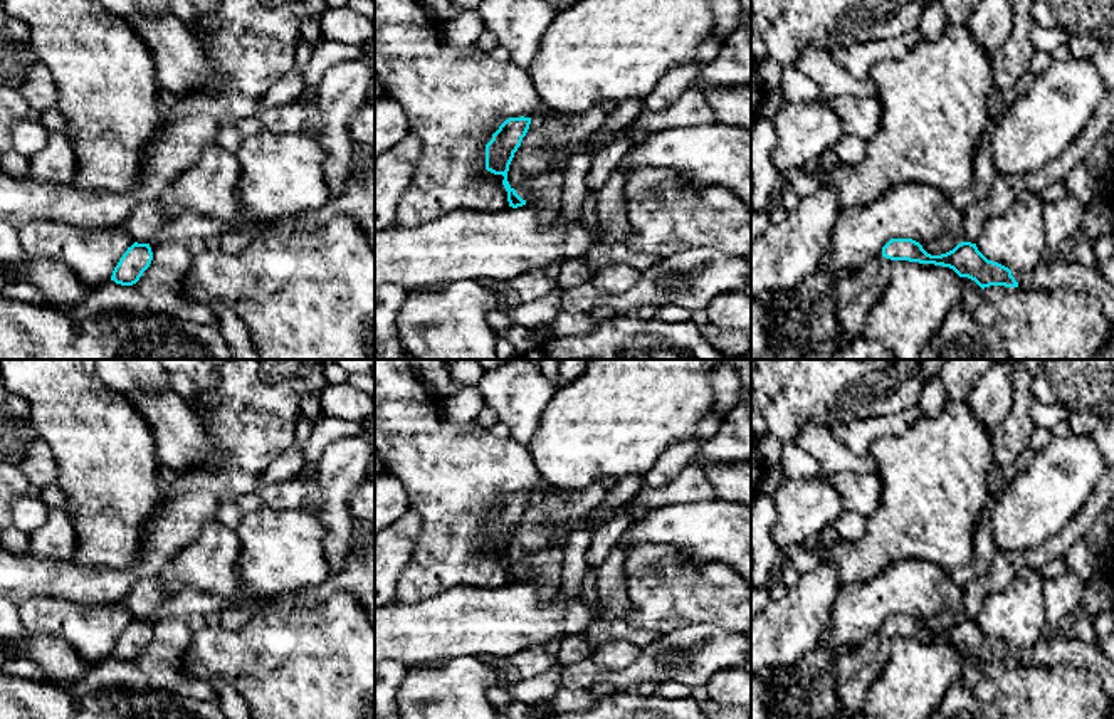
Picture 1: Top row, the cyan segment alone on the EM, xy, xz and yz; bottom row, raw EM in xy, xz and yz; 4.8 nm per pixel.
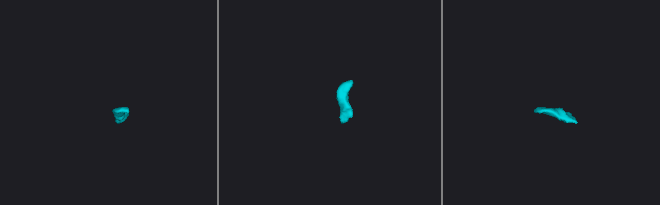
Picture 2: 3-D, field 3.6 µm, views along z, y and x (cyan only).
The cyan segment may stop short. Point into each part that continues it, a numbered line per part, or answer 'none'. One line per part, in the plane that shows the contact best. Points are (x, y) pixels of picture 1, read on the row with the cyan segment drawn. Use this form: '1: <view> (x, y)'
1: yz (1064, 272)
2: yz (854, 296)

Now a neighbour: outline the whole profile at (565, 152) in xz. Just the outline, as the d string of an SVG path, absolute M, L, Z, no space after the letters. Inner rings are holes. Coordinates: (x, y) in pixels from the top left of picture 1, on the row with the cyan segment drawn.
M615 136L612 138L605 138L603 141L600 141L598 144L588 144L586 141L580 141L580 143L570 143L566 146L561 146L561 148L554 148L556 150L556 156L558 158L563 158L563 160L568 160L570 156L576 155L576 153L583 153L586 151L588 148L595 151L602 150L603 146L607 146L608 143L613 141Z

